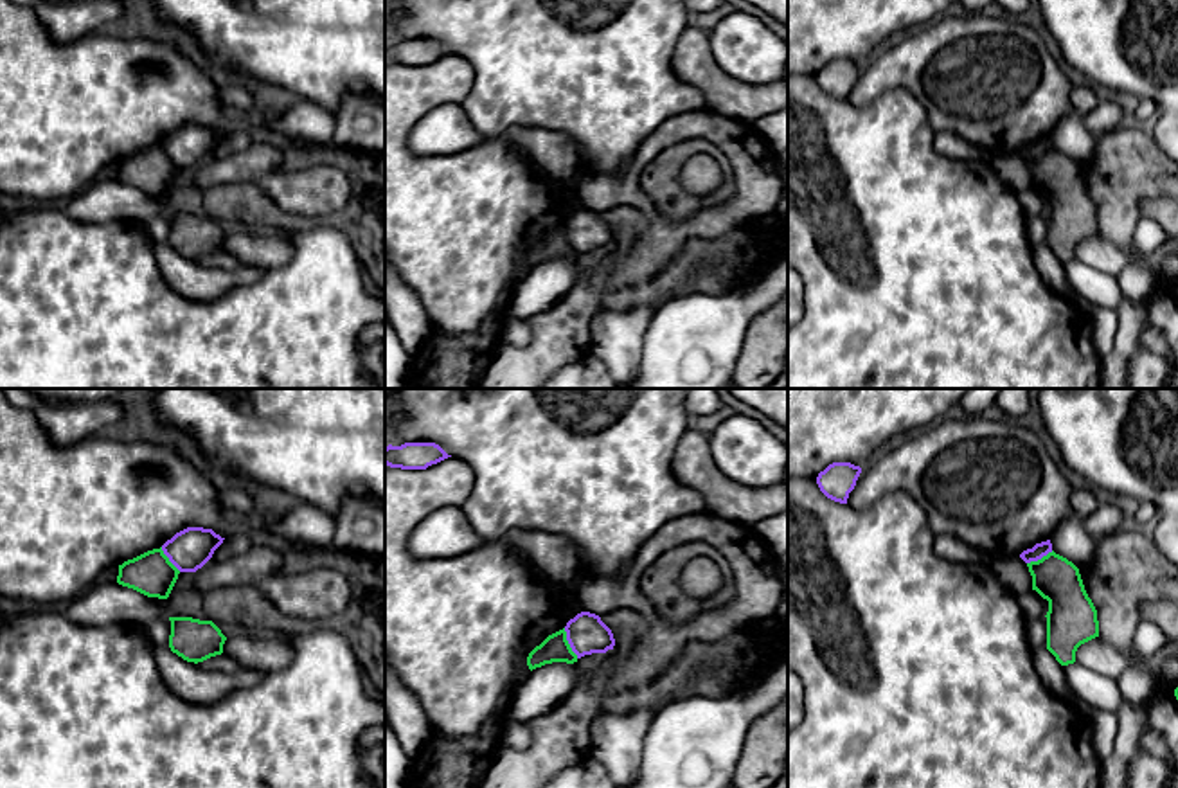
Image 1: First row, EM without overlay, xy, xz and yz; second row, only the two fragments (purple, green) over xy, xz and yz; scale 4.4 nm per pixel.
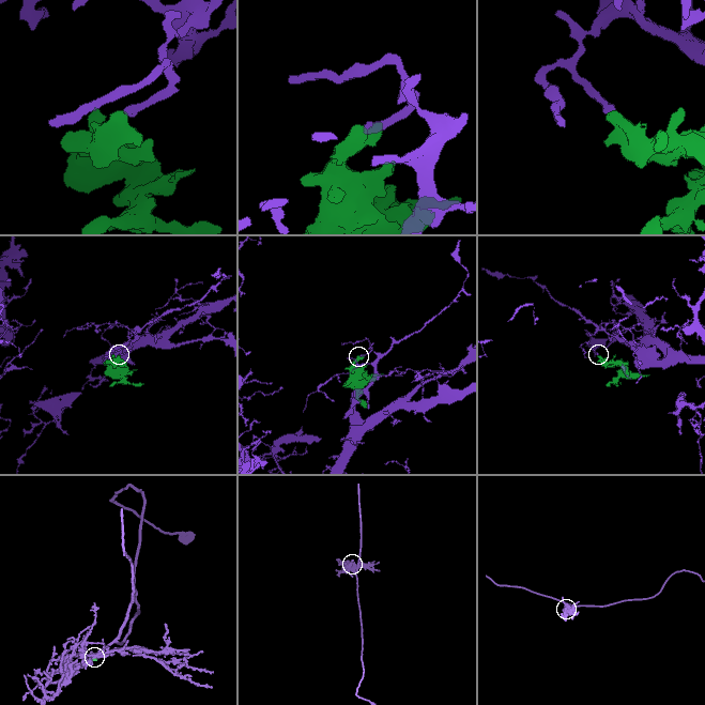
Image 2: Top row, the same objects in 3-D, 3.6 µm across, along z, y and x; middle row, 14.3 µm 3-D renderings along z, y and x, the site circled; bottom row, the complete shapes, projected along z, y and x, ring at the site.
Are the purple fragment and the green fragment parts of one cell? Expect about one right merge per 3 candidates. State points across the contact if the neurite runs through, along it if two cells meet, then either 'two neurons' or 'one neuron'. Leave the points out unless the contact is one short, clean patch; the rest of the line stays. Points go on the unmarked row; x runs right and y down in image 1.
border xz (563, 225), (565, 236), (578, 254); two neurons

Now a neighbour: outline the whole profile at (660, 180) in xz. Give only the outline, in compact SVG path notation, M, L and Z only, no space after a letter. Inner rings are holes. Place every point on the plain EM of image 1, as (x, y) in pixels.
M692 139L664 149L642 173L640 189L655 209L671 221L687 221L709 207L716 207L734 196L734 173L728 158L710 142ZM692 155L712 157L721 169L721 184L716 191L689 196L682 189L682 169Z

